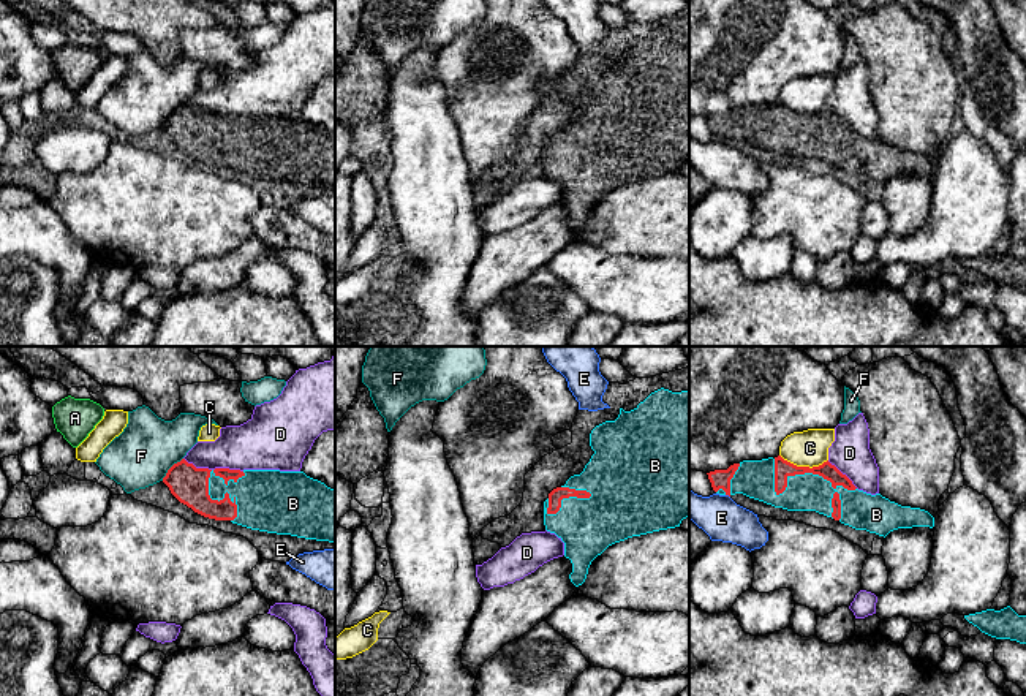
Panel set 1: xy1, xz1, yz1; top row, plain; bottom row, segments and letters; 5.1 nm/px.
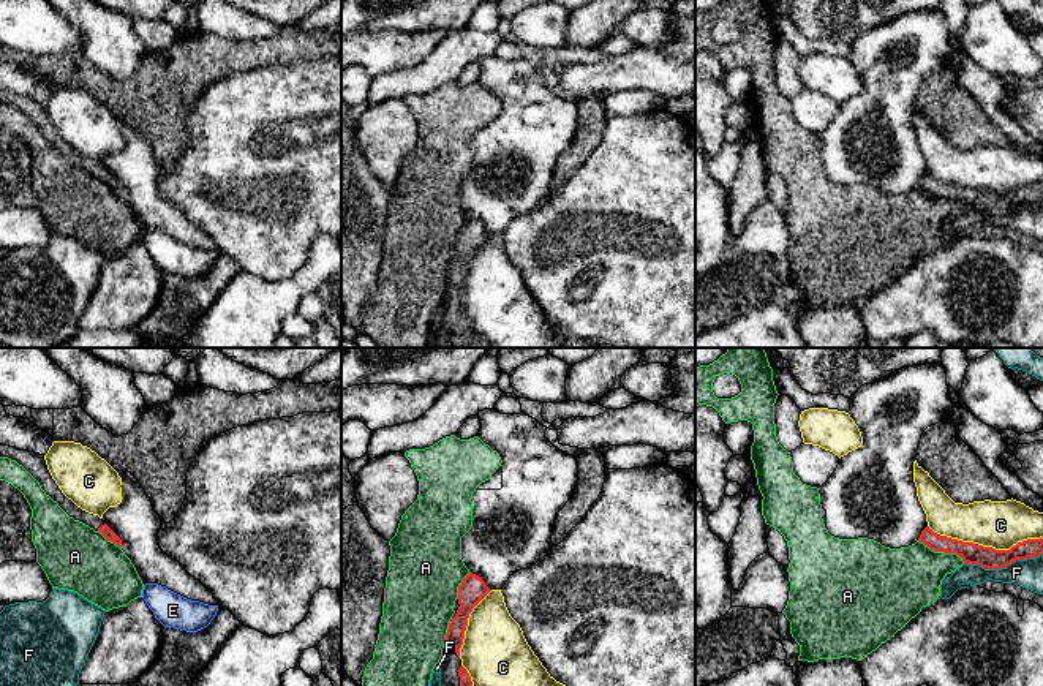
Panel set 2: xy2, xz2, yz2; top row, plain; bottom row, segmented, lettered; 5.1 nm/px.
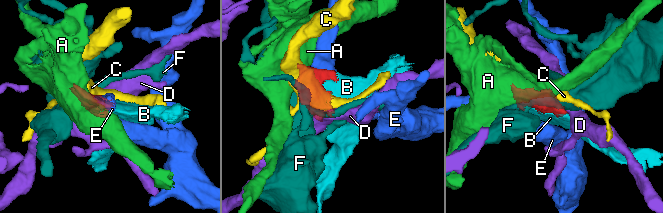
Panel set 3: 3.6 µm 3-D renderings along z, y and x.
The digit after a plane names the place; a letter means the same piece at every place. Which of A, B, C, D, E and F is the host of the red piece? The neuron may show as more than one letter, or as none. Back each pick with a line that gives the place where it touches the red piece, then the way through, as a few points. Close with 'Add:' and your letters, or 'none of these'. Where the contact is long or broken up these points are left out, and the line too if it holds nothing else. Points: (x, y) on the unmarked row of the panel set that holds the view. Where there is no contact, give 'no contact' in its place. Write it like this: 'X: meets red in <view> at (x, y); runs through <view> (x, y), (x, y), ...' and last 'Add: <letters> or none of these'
B: meets red in yz1 at (800, 119)
Add: B

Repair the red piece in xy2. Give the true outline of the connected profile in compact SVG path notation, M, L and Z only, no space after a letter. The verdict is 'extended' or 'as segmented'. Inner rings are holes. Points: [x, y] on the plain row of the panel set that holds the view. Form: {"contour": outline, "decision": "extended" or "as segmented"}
{"contour": "M0 90L2 103L8 103L16 106L22 111L41 131L41 134L49 141L58 152L74 166L79 166L95 177L100 177L107 187L114 188L115 191L122 193L122 185L100 164L98 161L88 160L77 153L71 145L68 145L55 126L52 125L44 101L28 98L28 96L17 96L9 92Z", "decision": "extended"}

